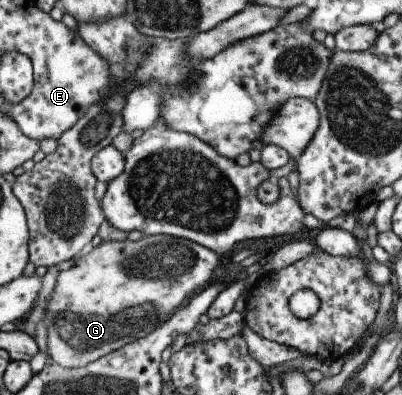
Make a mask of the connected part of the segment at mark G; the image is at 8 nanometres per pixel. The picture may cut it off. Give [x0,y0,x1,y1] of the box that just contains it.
[42,235,218,368]

